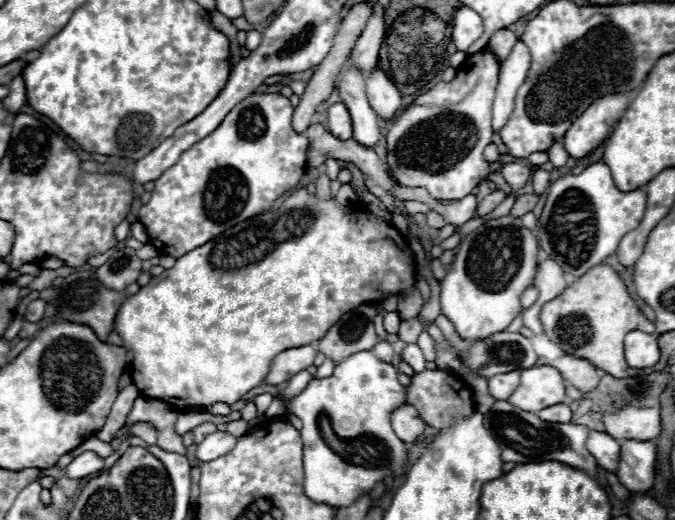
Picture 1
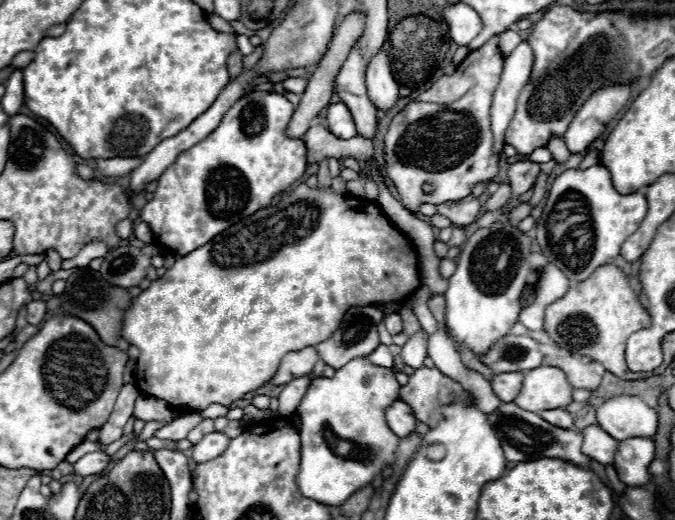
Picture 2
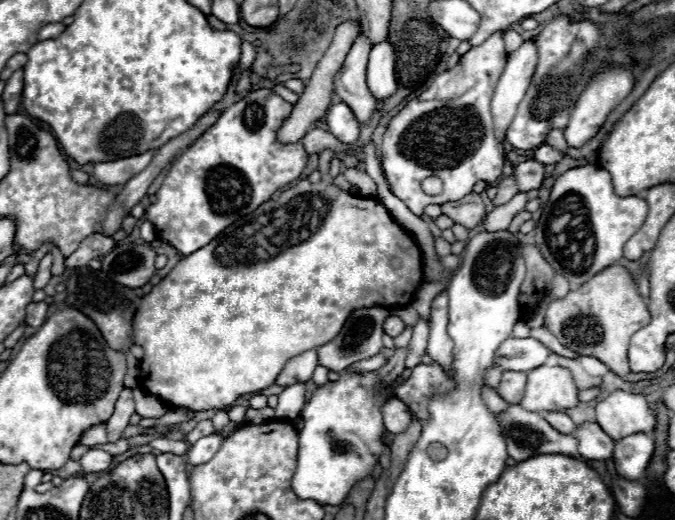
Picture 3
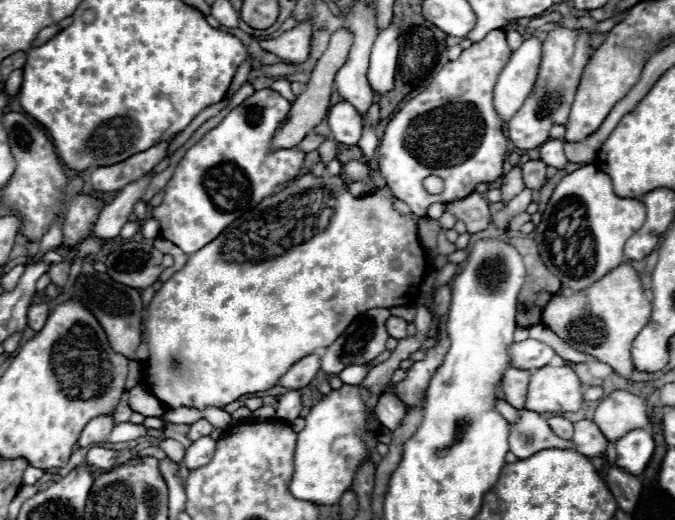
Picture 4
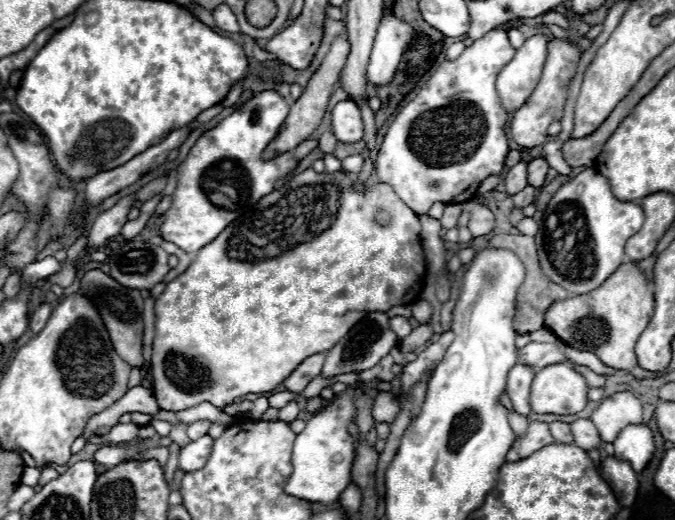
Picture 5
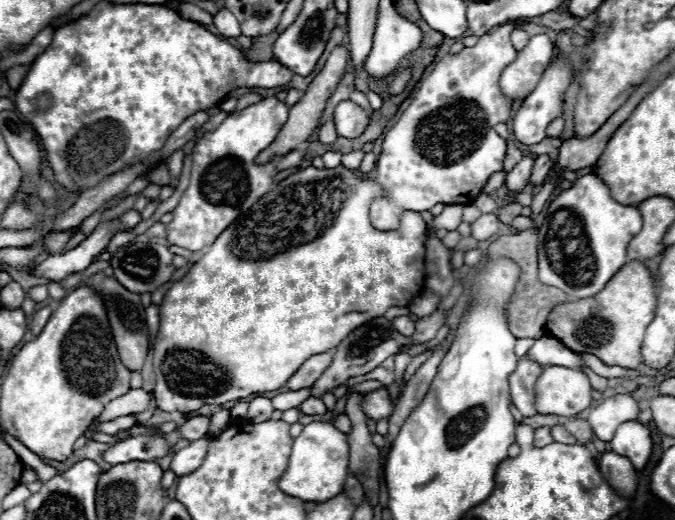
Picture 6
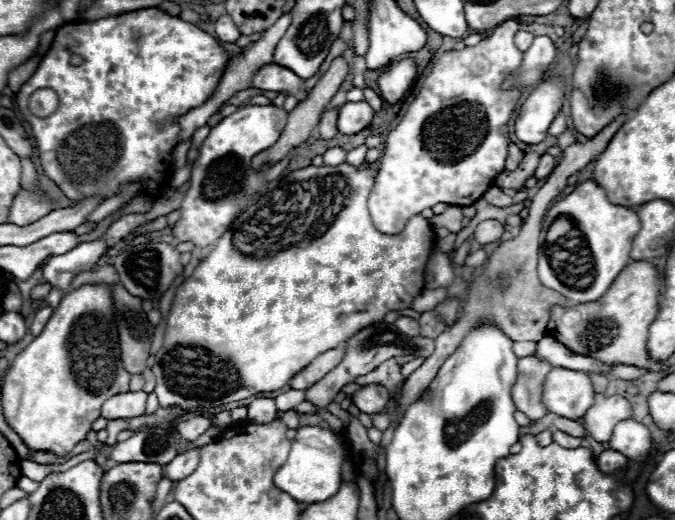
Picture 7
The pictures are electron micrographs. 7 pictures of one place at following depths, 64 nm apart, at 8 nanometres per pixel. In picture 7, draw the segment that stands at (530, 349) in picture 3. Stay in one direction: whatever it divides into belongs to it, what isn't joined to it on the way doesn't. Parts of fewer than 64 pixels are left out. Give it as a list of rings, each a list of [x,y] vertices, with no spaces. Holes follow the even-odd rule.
[[[544,336],[538,342],[536,356],[540,356],[546,362],[550,362],[552,366],[568,368],[568,370],[580,370],[580,372],[588,372],[588,374],[590,372],[604,374],[604,372],[608,372],[612,368],[612,366],[608,366],[608,364],[604,364],[600,360],[594,360],[594,358],[588,358],[588,356],[582,356],[582,354],[576,354],[576,352],[568,350],[564,344],[556,342],[550,336]]]

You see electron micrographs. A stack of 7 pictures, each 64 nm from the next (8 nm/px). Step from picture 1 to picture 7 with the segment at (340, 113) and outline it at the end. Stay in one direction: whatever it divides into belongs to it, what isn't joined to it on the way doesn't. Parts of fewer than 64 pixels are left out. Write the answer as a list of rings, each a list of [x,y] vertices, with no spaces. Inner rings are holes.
[[[362,100],[362,102],[346,102],[340,108],[338,132],[342,132],[342,134],[358,134],[360,130],[368,128],[372,118],[374,118],[374,110],[366,100]]]

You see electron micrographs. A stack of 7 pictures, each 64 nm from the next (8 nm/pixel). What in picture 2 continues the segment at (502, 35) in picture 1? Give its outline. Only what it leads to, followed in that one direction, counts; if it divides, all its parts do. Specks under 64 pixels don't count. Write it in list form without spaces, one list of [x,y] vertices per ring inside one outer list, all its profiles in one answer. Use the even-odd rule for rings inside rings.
[[[506,30],[506,32],[500,34],[500,52],[502,52],[504,56],[508,56],[520,42],[522,42],[522,38],[520,38],[518,32]]]

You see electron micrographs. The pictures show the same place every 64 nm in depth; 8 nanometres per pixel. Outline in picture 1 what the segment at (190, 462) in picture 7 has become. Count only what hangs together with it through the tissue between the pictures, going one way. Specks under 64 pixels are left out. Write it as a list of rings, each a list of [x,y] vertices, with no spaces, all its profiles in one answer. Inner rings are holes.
[[[214,432],[208,434],[200,444],[196,444],[196,458],[200,462],[210,462],[216,460],[224,454],[228,454],[228,450],[232,450],[236,438],[230,436],[228,432]]]

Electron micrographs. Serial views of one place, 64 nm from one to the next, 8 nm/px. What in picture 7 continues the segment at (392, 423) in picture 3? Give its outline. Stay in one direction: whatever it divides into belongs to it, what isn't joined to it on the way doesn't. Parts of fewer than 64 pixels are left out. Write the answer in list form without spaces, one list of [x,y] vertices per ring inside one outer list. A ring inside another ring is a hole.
[[[368,384],[362,386],[358,392],[352,394],[352,402],[360,412],[366,414],[380,414],[384,412],[386,404],[390,400],[390,392],[380,384]]]

